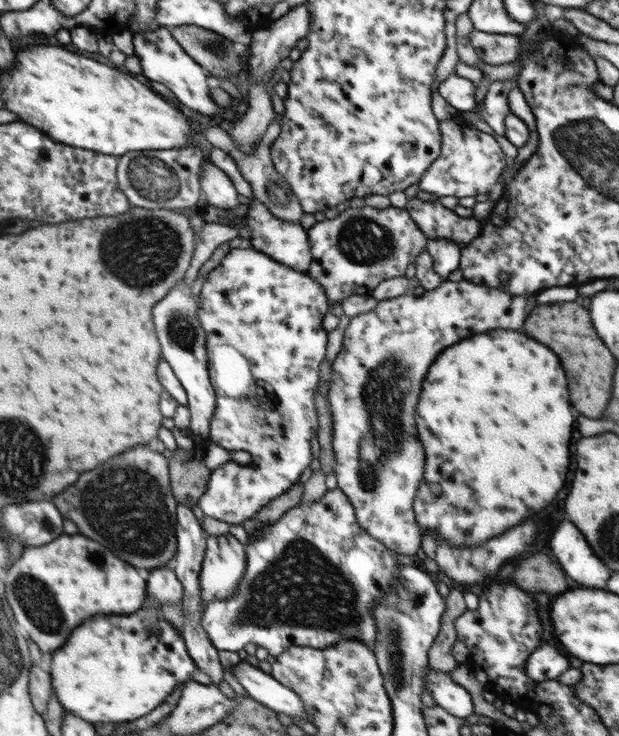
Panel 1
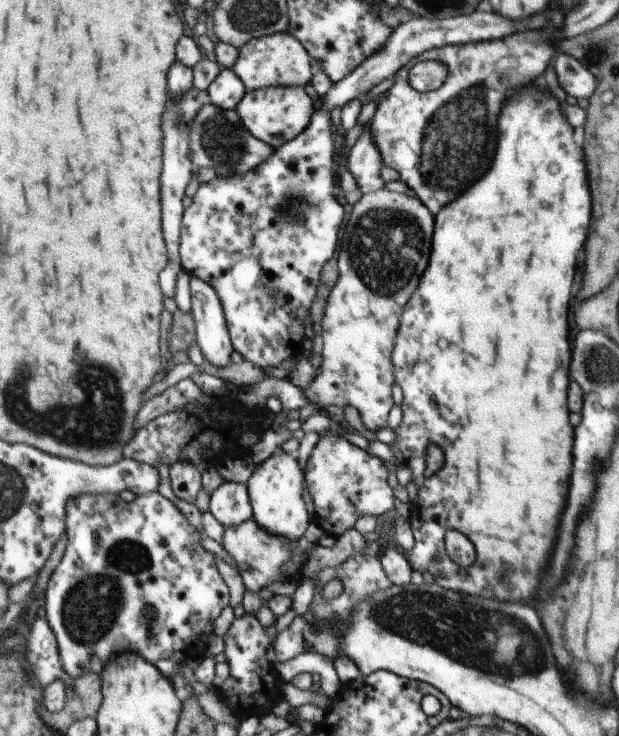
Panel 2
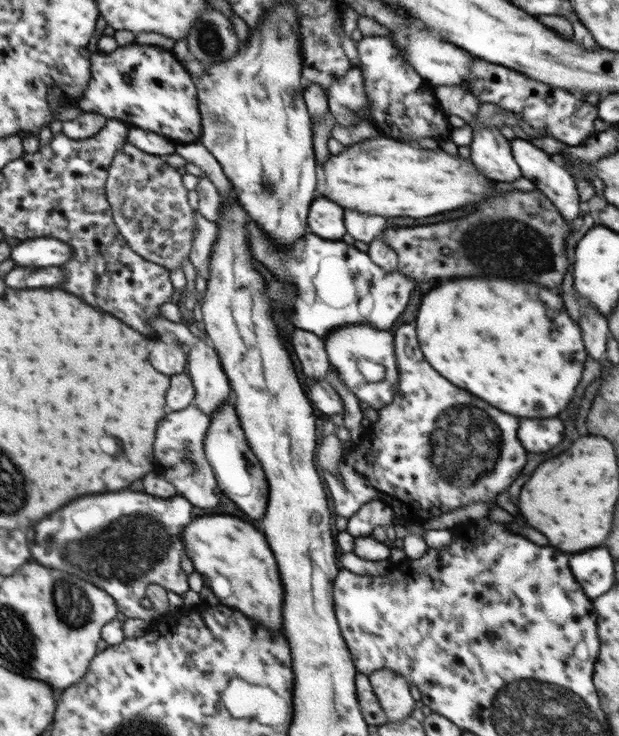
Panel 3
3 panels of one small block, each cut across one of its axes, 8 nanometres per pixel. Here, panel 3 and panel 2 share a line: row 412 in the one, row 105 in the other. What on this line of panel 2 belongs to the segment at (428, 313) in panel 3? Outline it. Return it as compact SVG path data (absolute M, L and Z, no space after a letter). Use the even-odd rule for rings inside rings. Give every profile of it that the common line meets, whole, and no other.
M528 86L520 94L508 100L508 108L500 114L498 120L500 142L496 150L496 158L492 170L486 172L482 180L478 180L466 194L456 198L448 208L435 216L434 238L432 238L432 256L430 264L420 280L420 286L412 294L412 298L404 305L391 361L395 383L403 390L401 409L402 420L395 428L396 440L389 444L390 450L402 466L410 468L412 482L416 486L416 498L410 501L409 523L415 538L414 548L408 553L408 560L413 570L430 572L435 582L442 588L470 596L484 596L502 602L524 602L534 598L540 588L540 576L548 566L550 554L556 546L560 518L566 506L568 484L572 474L572 436L574 428L570 426L570 412L566 406L566 392L570 384L570 344L568 344L568 306L572 298L572 284L576 274L576 258L584 248L588 238L588 228L592 222L592 198L588 190L586 164L580 146L574 142L574 130L566 124L558 100L548 94L544 88ZM436 443L443 448L445 454L444 466L428 476L427 446ZM458 531L467 536L476 546L476 562L468 568L462 568L450 560L445 545L445 532Z

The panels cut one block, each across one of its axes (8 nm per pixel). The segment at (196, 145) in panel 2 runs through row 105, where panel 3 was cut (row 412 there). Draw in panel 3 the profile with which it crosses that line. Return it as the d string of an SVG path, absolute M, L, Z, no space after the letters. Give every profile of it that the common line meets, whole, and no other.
M162 317L152 320L150 326L156 329L162 336L171 338L171 342L176 340L185 347L187 351L189 378L195 390L193 404L196 405L200 411L212 416L212 413L214 413L214 411L216 411L216 409L218 409L218 407L220 407L232 394L231 386L222 368L216 349L208 341L194 336L190 332L186 322L176 323Z

